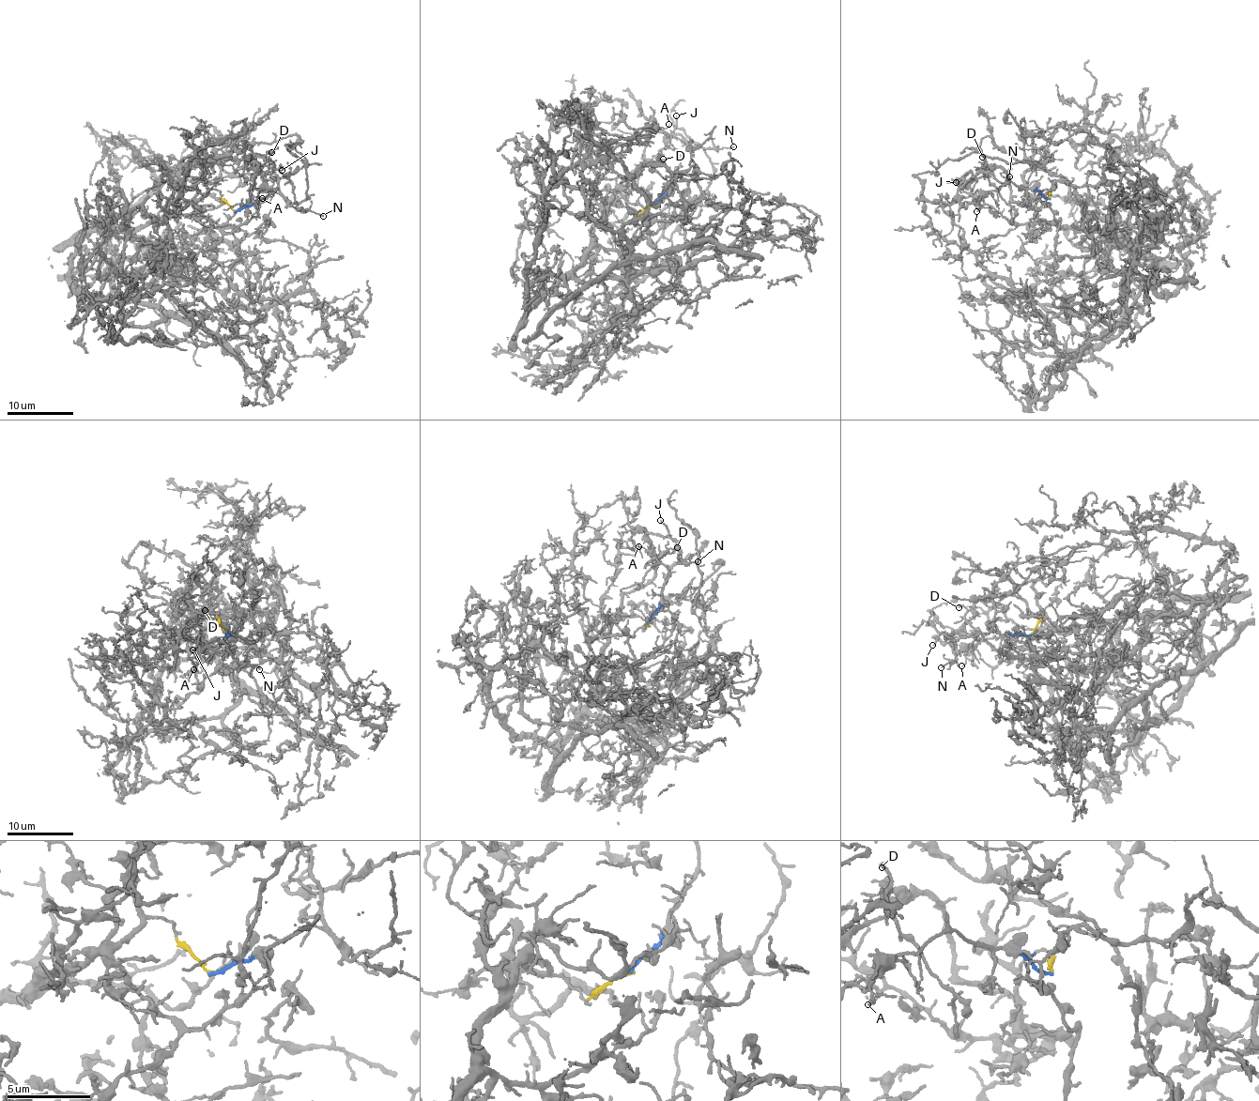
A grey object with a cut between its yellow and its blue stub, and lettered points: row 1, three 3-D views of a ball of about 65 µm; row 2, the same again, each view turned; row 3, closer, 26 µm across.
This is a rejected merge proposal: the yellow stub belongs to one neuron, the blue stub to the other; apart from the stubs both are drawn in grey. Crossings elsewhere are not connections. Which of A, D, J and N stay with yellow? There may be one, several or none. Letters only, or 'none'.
D, J, N

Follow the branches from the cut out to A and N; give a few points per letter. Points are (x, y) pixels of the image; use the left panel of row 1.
A: (235, 210), (273, 191), (270, 192), (266, 187), (260, 190), (257, 194), (262, 198)
N: (235, 210), (210, 189), (198, 197), (195, 186), (210, 160), (242, 148), (284, 174), (298, 206), (323, 216)

